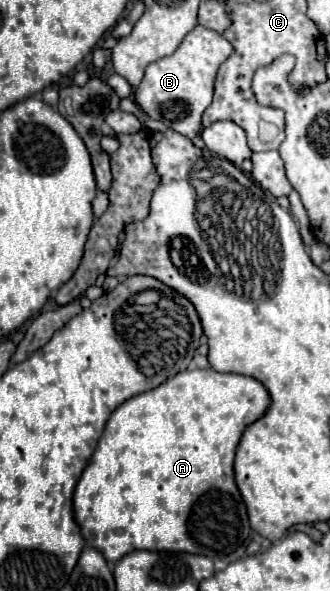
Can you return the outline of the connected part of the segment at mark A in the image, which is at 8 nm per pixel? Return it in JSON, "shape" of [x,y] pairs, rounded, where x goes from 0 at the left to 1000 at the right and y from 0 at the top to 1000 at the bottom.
{"shape":[[[585,624],[585,628],[548,628],[530,638],[506,641],[494,651],[482,651],[464,662],[409,668],[385,675],[373,685],[361,685],[324,719],[318,729],[294,750],[294,763],[282,766],[270,787],[258,790],[227,834],[221,834],[221,865],[227,865],[227,882],[245,895],[252,912],[300,929],[312,942],[336,953],[355,953],[373,939],[409,932],[409,929],[439,929],[439,932],[555,932],[555,936],[585,936],[585,939],[621,939],[621,942],[676,942],[706,936],[761,902],[755,882],[748,882],[748,865],[742,851],[730,844],[730,834],[712,821],[706,810],[706,773],[718,750],[730,743],[730,733],[742,729],[748,719],[761,719],[773,709],[797,702],[797,695],[815,689],[815,665],[809,658],[767,638],[748,635],[718,635],[718,631],[658,631],[645,624]]]}

